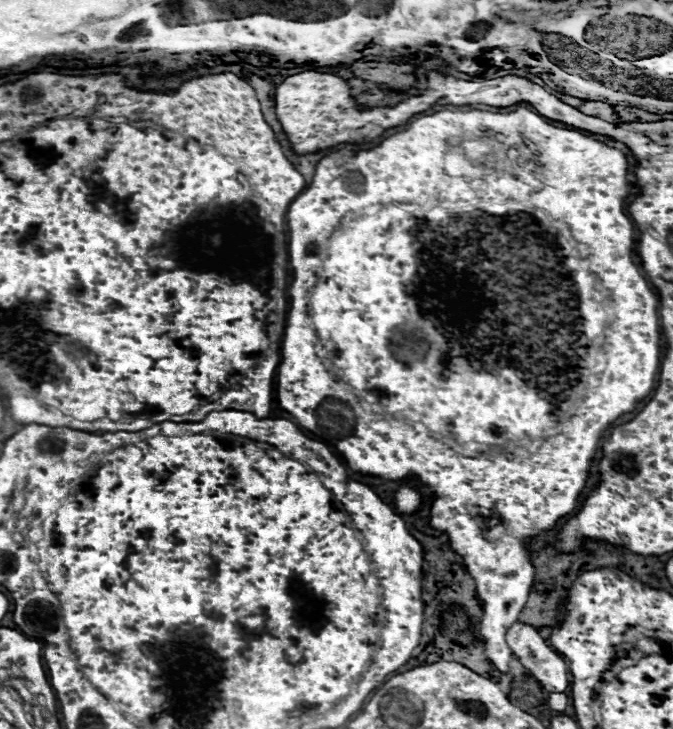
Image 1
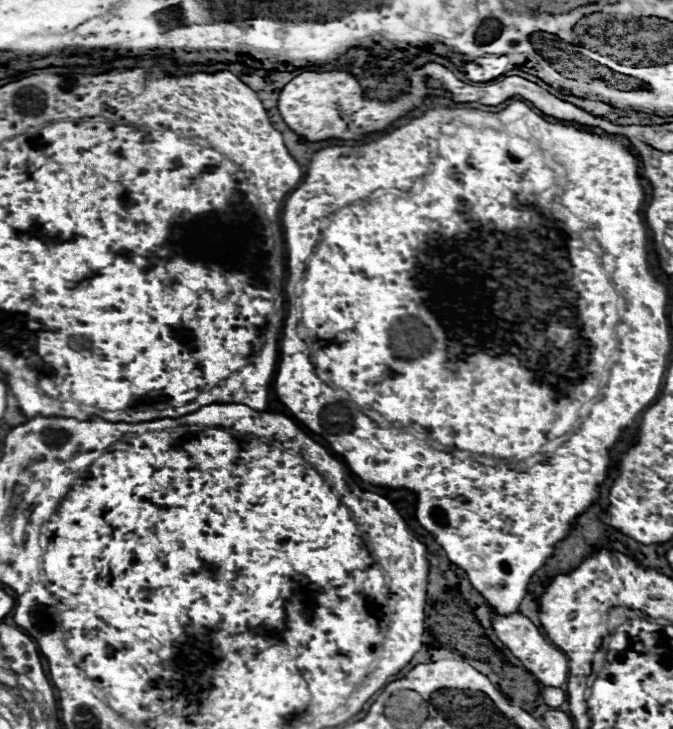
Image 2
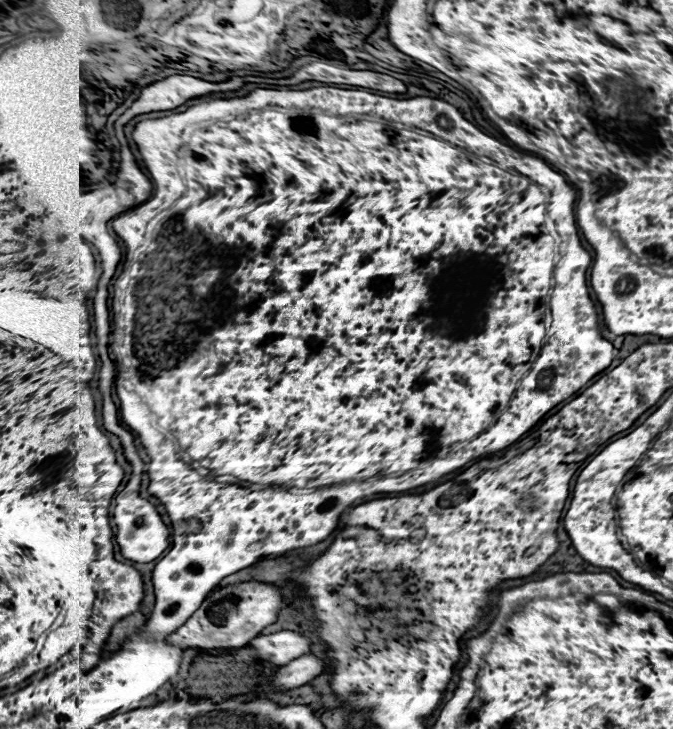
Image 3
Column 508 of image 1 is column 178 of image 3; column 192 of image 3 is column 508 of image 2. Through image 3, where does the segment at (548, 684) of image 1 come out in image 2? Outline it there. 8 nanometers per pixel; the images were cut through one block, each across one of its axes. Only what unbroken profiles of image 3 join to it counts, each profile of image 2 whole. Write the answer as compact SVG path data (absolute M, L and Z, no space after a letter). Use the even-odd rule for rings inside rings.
M490 612L492 618L492 628L496 630L496 635L502 643L512 652L512 654L522 662L523 666L544 686L554 686L560 688L566 678L568 678L568 658L564 656L562 650L550 646L544 636L540 634L540 630L532 624L532 620L528 620L526 616L522 616L520 612L514 612L510 616L498 616L496 612Z

